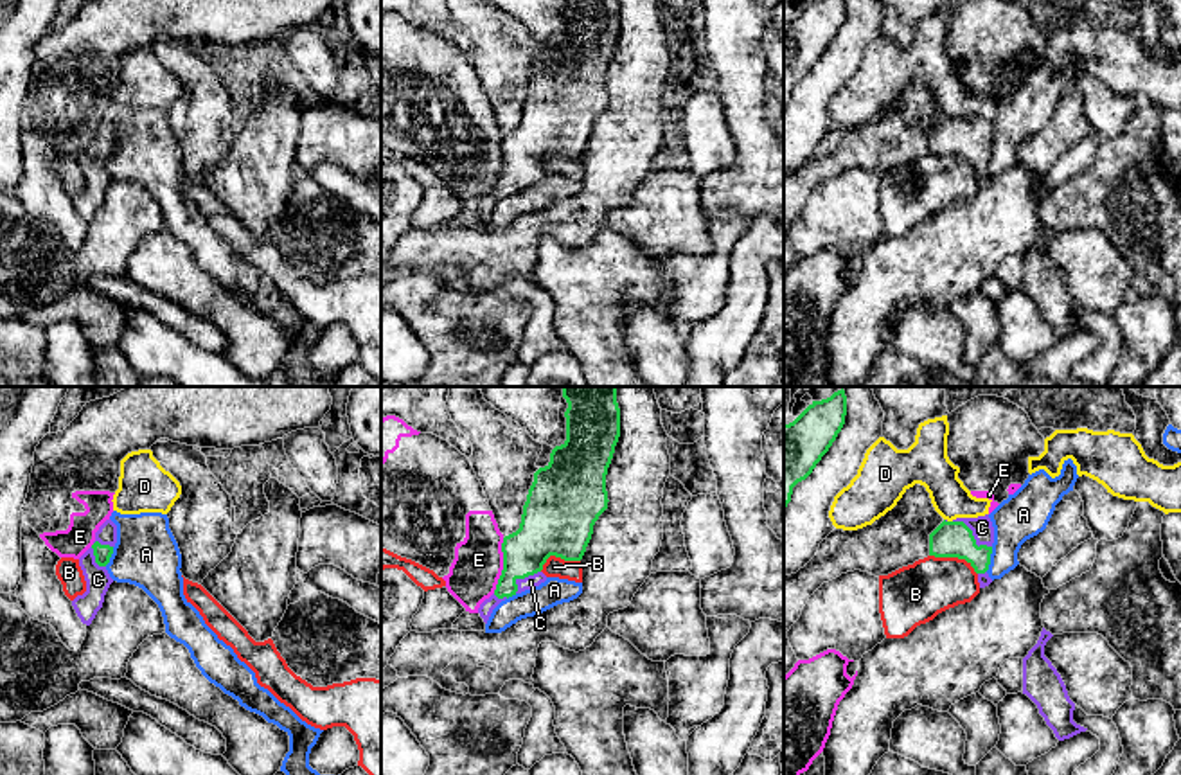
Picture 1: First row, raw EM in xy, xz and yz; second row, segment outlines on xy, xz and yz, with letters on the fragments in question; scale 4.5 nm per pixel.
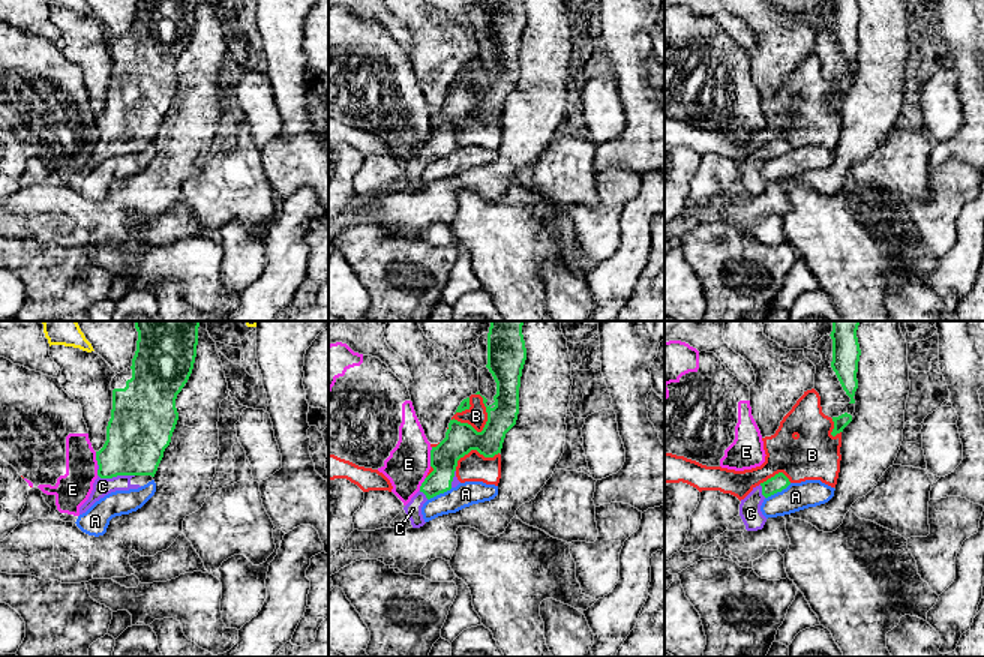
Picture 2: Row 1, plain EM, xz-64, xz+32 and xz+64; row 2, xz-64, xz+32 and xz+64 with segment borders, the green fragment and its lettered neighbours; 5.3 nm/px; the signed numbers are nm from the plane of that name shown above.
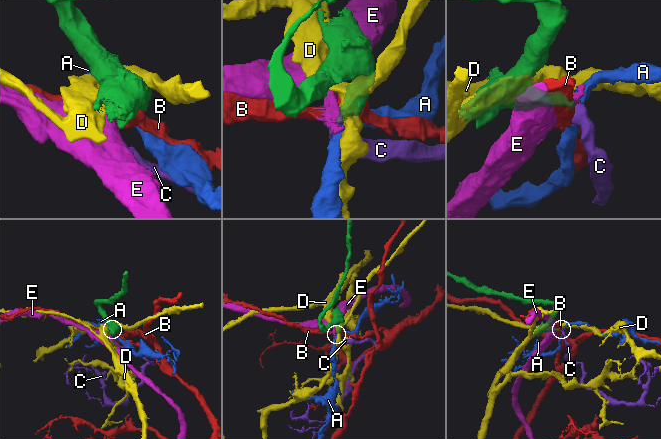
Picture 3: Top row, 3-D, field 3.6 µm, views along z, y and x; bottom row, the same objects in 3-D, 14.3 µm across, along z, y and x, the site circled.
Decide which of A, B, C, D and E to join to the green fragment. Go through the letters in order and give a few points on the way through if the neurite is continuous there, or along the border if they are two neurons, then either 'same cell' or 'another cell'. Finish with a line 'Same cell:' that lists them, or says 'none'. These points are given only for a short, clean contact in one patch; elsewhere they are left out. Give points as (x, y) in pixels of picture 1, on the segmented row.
A: along yz (993, 547), (985, 570) | another cell
B: another cell
C: same cell
D: another cell
E: along xz (504, 538), (502, 574), (493, 592) | another cell
Same cell: C

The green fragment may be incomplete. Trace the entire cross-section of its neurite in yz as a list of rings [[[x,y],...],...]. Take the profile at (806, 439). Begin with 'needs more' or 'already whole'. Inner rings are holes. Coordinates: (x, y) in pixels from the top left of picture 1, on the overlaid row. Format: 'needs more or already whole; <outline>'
already whole; [[[845,390],[812,401],[793,423],[784,424],[784,511],[793,487],[805,480],[829,451],[845,424]]]

